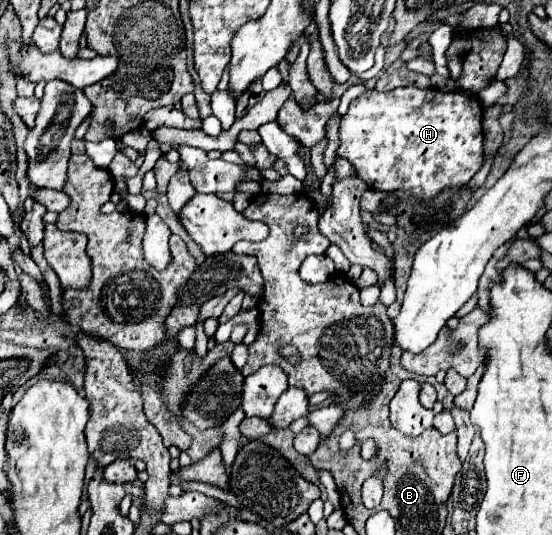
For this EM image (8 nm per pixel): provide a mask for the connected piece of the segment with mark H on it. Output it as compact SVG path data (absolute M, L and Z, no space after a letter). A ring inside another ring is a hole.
M395 88L391 92L367 90L349 104L349 112L341 118L341 146L337 154L349 160L357 176L373 190L393 192L409 190L421 200L437 196L441 188L453 184L467 184L483 164L483 106L475 96L461 92L443 94L441 90L417 90L417 88Z

